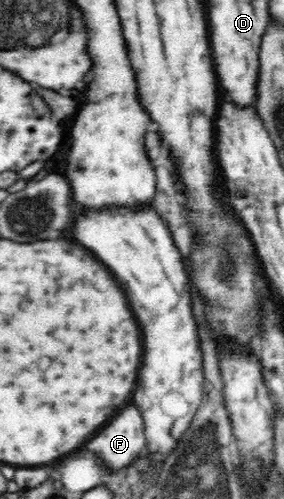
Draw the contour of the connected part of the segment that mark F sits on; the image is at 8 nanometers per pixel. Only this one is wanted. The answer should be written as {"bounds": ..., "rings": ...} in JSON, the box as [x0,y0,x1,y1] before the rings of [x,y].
{"bounds":[88,406,146,472],"rings":[[[134,406],[122,416],[114,416],[112,422],[88,442],[88,450],[96,452],[111,472],[132,465],[146,451],[146,446],[143,417]]]}

